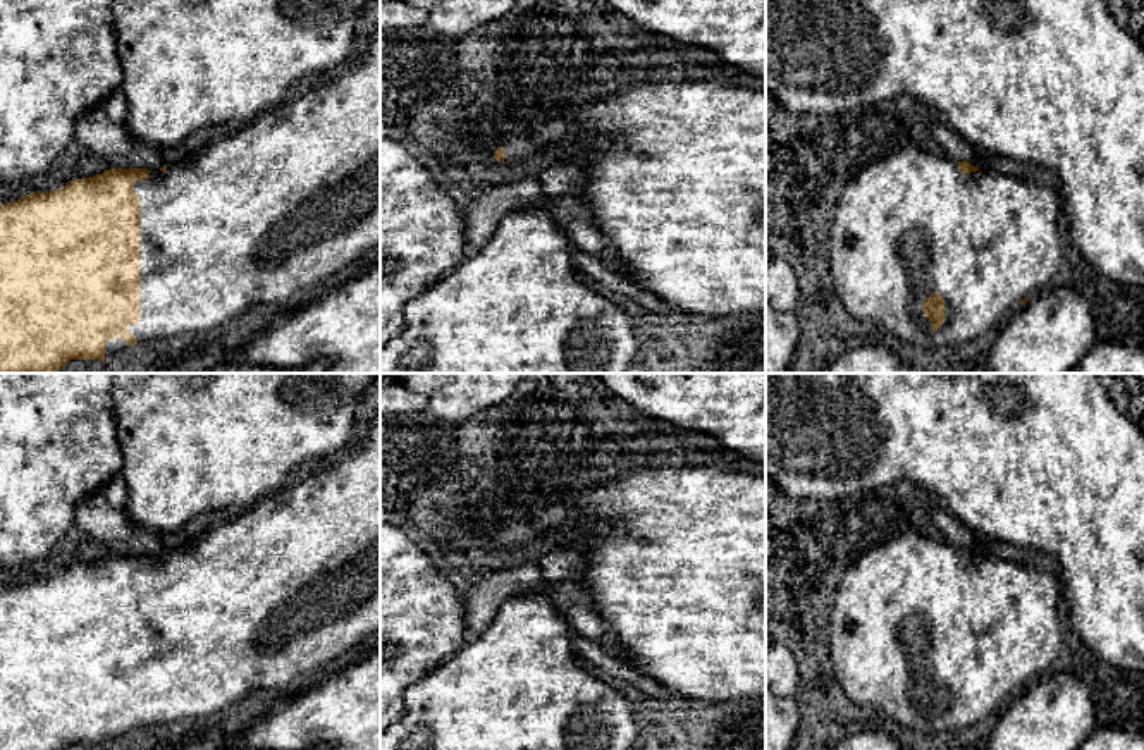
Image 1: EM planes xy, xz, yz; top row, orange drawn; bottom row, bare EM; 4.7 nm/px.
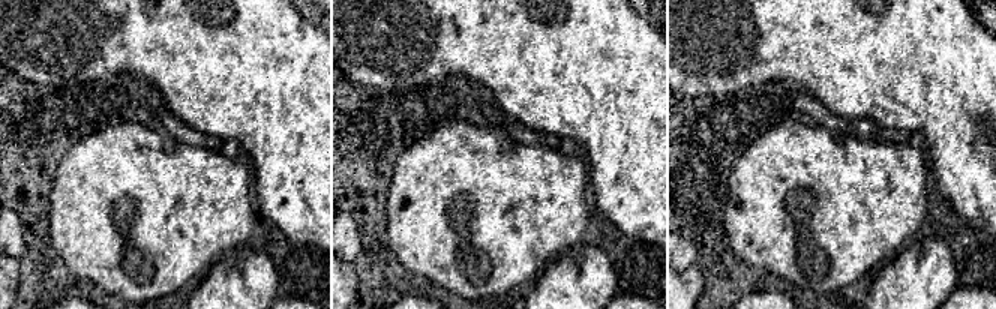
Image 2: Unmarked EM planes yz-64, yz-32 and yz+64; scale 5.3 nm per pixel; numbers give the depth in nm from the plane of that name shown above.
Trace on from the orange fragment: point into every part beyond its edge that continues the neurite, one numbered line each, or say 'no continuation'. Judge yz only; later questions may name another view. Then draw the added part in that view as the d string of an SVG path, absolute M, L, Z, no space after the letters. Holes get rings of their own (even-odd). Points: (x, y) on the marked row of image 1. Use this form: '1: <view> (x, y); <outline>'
1: yz (910, 224); M905 146L883 160L865 167L855 175L841 193L834 210L834 224L831 229L831 280L838 299L845 310L869 327L888 332L900 341L924 349L951 347L969 342L996 325L1003 325L1006 317L1020 306L1022 299L1032 299L1043 289L1053 284L1060 268L1058 265L1058 210L1061 206L1061 193L1058 188L1046 188L1032 179L1013 177L1003 172L979 169L977 172L960 174L958 160L946 155L934 155L919 146ZM936 292L944 299L944 323L936 332L931 330L931 320L924 317L924 299Z

